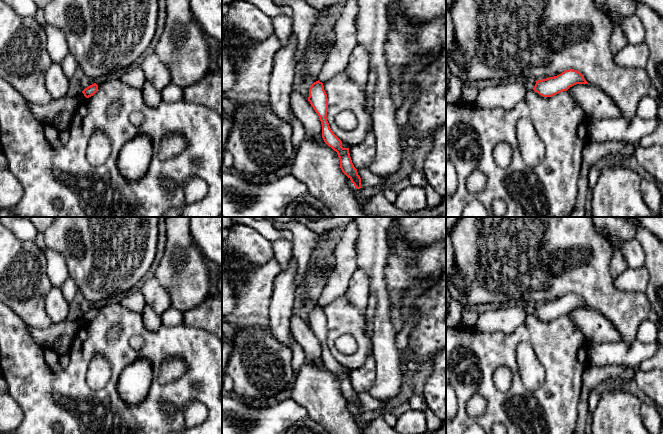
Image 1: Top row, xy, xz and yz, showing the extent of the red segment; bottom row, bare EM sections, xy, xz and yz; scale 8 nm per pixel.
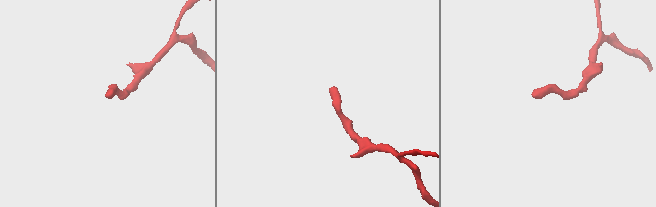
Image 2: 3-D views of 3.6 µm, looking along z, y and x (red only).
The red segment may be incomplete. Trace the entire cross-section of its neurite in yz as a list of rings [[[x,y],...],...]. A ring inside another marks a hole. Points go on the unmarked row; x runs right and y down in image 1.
[[[569,293],[557,300],[536,305],[533,314],[543,321],[552,321],[576,308],[588,308],[588,306],[579,295]]]

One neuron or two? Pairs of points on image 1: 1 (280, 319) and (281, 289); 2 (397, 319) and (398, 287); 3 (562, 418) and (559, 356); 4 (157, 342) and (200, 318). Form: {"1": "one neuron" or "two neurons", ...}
{"1": "one neuron", "2": "one neuron", "3": "one neuron", "4": "two neurons"}

